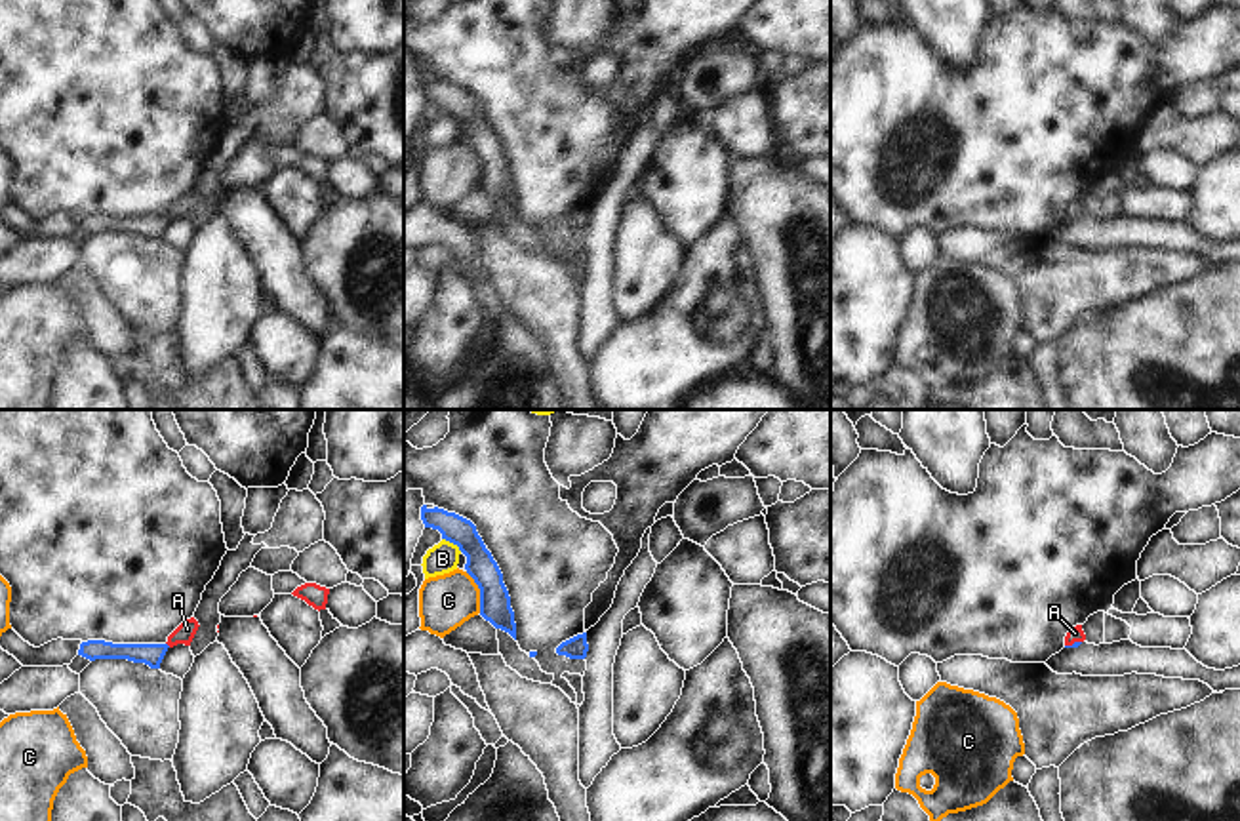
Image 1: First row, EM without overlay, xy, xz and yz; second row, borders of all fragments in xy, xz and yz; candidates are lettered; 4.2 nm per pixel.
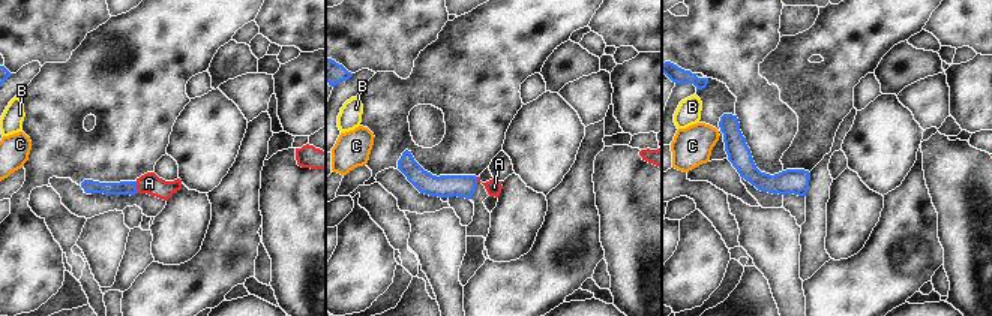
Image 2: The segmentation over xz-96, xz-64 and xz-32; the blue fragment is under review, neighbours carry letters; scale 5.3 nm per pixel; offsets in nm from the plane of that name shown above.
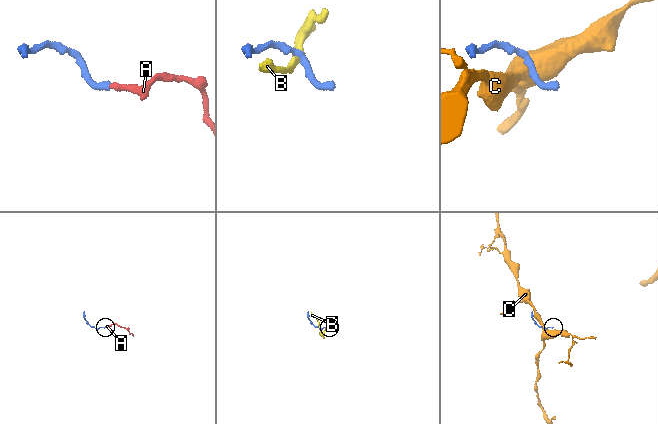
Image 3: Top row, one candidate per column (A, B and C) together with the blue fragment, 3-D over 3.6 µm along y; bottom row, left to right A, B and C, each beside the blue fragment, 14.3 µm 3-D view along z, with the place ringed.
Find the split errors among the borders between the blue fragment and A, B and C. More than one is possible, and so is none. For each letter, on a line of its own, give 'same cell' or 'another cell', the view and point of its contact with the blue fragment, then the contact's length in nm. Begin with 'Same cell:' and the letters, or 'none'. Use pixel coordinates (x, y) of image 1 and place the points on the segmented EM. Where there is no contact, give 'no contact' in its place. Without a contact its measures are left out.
Same cell: A
A: same cell; contact yz (1075, 642); length 80 nm
B: another cell; contact xz (452, 541); length 110 nm
C: another cell; contact xz (480, 593); length 190 nm

